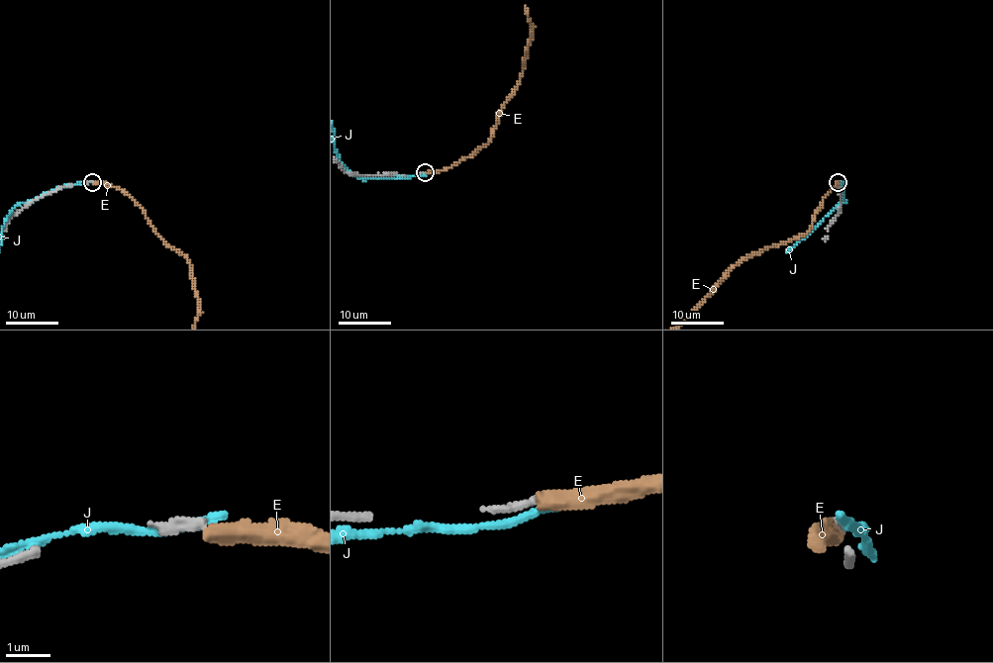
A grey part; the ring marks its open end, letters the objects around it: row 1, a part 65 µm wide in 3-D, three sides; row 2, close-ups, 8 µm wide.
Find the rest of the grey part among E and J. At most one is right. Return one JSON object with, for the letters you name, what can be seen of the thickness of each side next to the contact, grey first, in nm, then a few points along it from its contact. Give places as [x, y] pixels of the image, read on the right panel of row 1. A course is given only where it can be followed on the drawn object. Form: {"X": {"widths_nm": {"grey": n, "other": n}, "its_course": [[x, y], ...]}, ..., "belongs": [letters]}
{"belongs": []}

